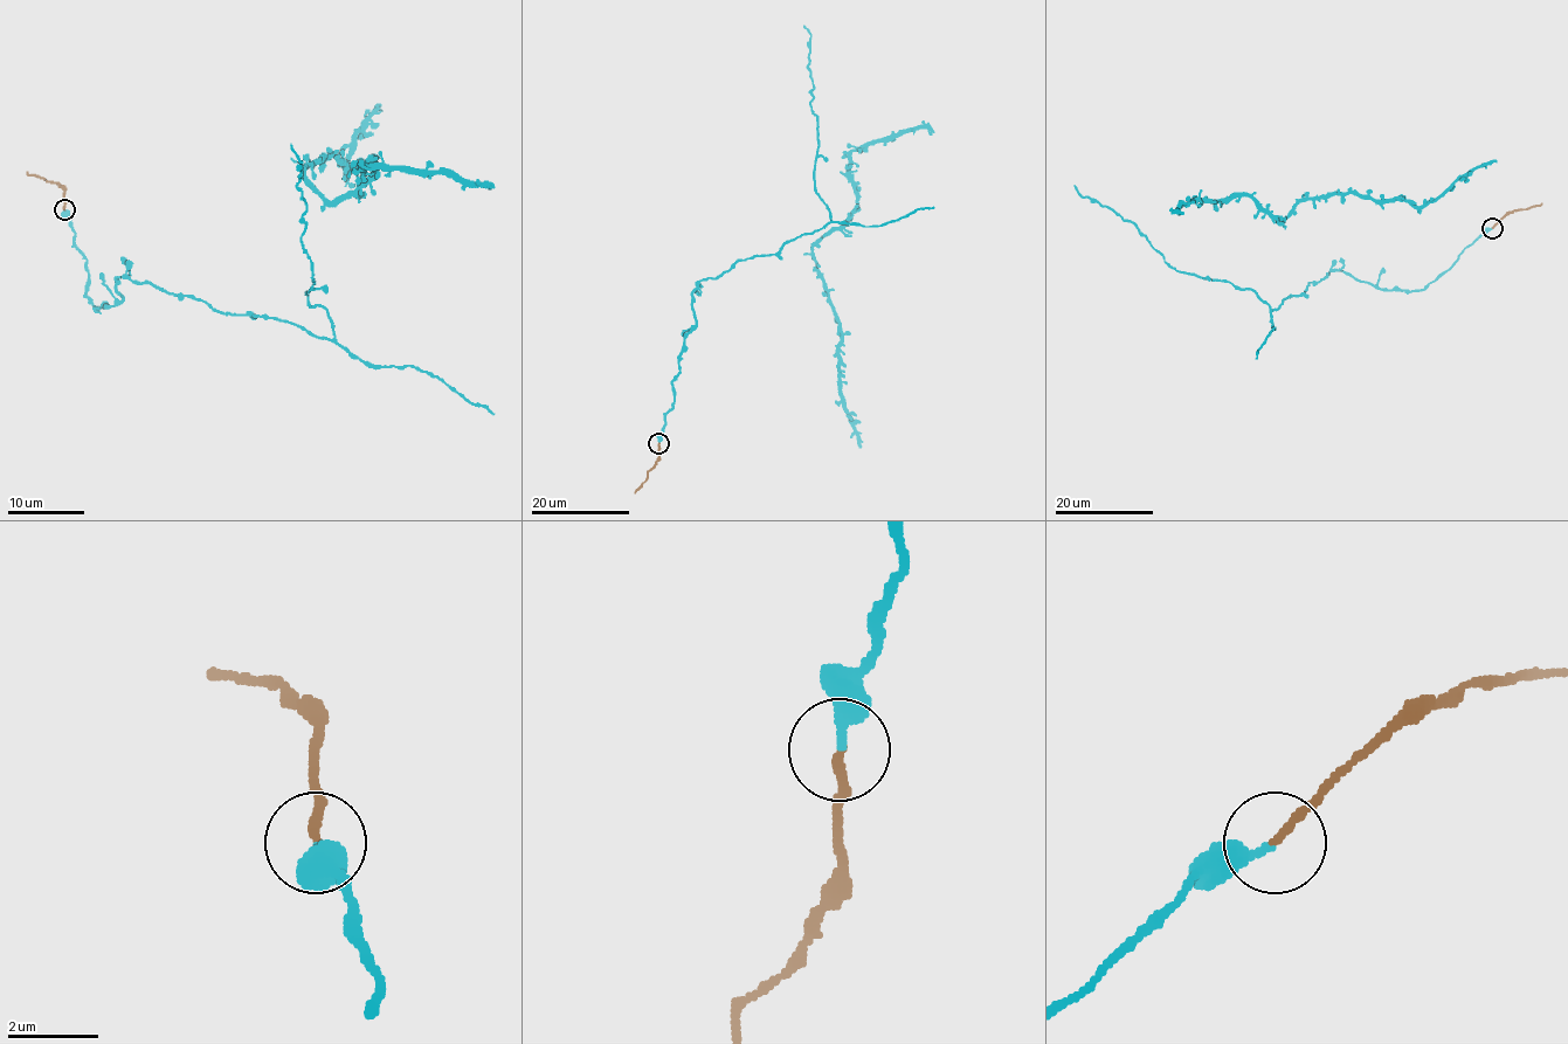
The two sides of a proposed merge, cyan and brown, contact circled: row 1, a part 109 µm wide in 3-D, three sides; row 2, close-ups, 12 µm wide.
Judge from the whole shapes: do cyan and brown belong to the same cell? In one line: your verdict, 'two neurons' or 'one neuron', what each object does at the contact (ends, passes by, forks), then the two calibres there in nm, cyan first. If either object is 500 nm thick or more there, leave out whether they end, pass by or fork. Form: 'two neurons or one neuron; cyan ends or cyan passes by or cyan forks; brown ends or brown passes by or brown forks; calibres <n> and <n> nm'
one neuron; cyan ends; brown ends; calibres 240 and 190 nm

